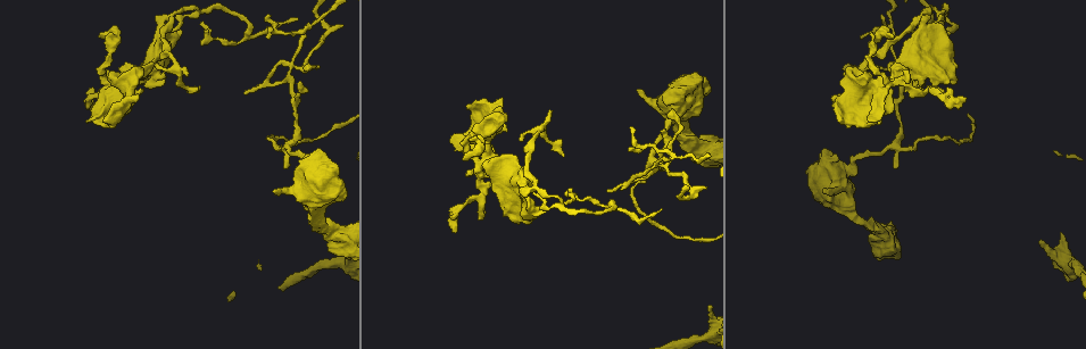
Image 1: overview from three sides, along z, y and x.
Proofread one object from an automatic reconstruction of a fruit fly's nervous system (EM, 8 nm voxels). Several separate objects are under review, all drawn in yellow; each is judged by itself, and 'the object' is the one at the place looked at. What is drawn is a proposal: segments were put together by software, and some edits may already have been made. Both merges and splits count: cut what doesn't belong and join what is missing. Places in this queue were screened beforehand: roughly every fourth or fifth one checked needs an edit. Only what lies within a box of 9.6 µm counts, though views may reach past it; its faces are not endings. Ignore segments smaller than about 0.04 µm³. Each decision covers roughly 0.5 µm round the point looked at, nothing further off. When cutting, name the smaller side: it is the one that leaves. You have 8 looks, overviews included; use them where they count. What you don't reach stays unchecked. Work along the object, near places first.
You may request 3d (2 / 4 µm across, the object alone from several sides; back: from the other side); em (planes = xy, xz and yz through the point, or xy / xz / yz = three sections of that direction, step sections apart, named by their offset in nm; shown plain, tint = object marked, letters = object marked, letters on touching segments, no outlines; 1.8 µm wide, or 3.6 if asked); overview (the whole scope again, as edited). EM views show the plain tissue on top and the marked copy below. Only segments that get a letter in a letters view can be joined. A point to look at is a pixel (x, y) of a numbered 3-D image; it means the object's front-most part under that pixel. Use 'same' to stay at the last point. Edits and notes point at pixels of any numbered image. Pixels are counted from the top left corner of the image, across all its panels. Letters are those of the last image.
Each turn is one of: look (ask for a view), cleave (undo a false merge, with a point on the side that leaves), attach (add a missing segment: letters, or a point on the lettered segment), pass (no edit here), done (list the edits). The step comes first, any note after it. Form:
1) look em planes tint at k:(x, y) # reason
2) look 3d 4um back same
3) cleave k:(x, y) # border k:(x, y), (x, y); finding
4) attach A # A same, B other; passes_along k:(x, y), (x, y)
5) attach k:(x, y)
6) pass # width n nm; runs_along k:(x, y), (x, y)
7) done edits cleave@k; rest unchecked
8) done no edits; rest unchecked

look 3d 4um at 1:(651, 159) # arms part here

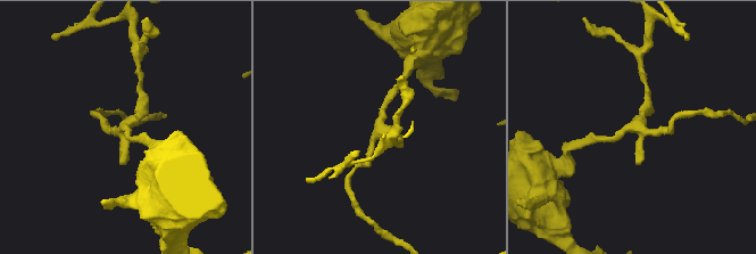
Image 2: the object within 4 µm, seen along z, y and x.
look em planes letters at 2:(127, 128)

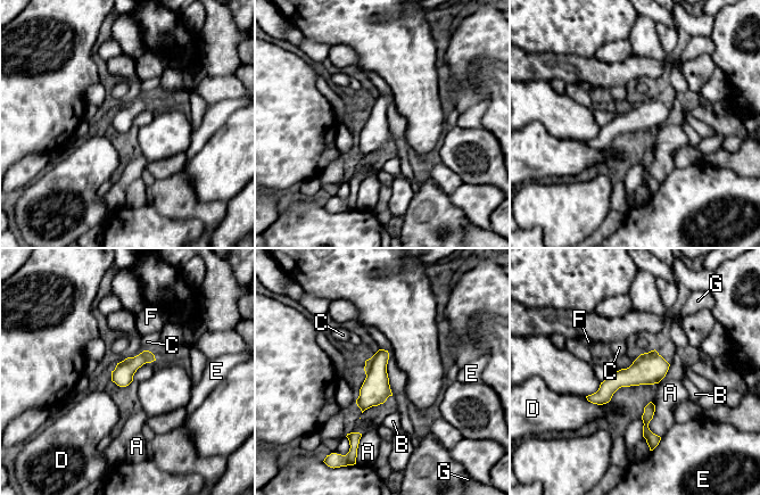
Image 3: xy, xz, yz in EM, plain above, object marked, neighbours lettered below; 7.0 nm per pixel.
pass # longest_contact A 240 nm; A other, B other, C other, D other, E other, F other, G other; runs_along 3:(666, 365), (620, 378), (591, 398); continuous, no second neuron

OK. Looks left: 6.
look em xy step 4 letters at 1:(314, 224) # thin neck

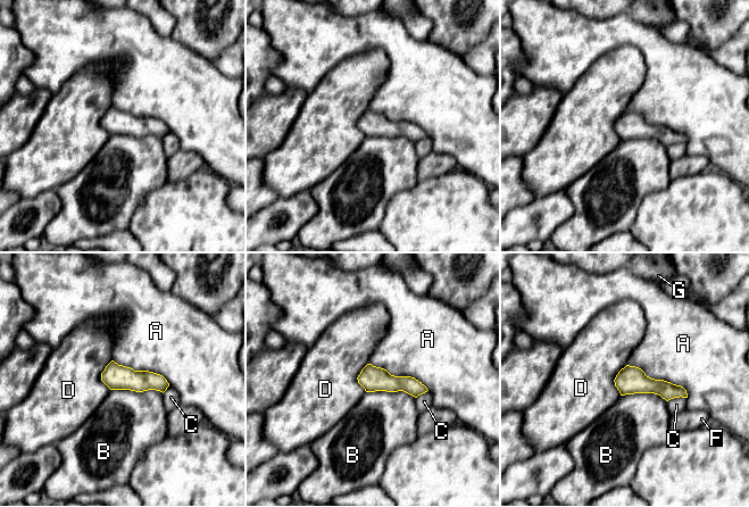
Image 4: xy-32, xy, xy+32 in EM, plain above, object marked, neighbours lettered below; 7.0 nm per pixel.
look em planes letters same

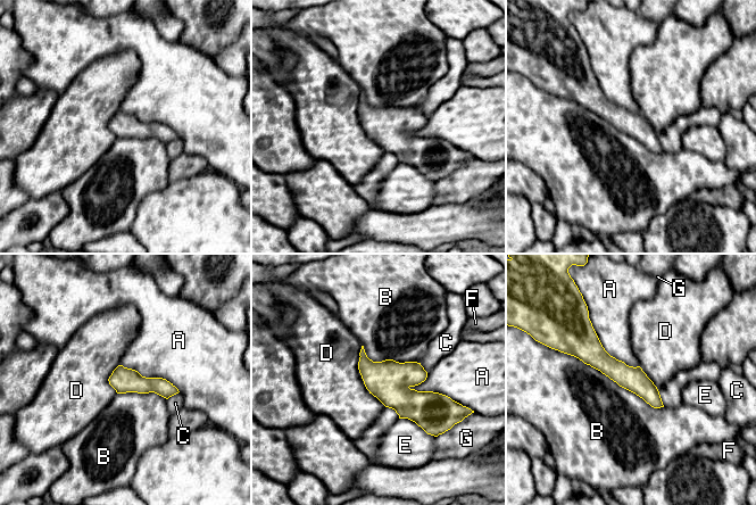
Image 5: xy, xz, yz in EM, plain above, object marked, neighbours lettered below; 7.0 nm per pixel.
pass # longest_contact B 850 nm; A other, B other, C other, D other, E other, F other, G other; runs_along 5:(575, 346), (636, 380), (659, 404); all the same neuron

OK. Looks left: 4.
look em planes letters at 1:(187, 74) # thin end

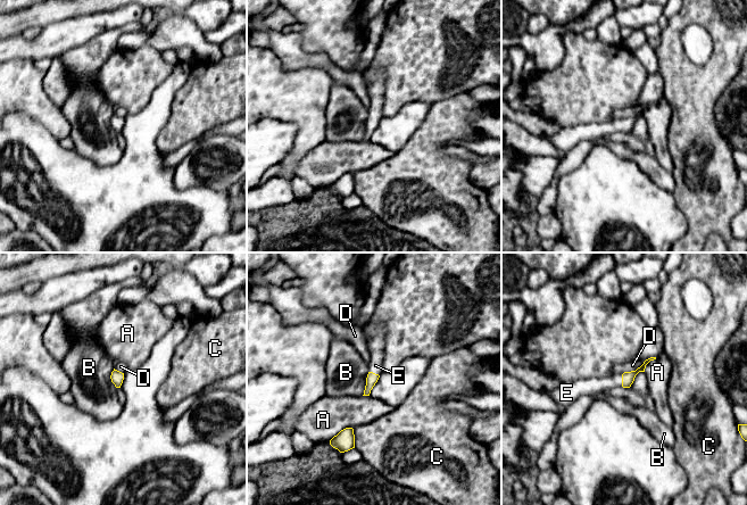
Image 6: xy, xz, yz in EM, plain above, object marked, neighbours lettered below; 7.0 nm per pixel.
attach E # longest_contact D 200 nm; A other, B other, C other, D other, E same; the neuron continues

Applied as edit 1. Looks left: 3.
done edits attach@6; rest unchecked

